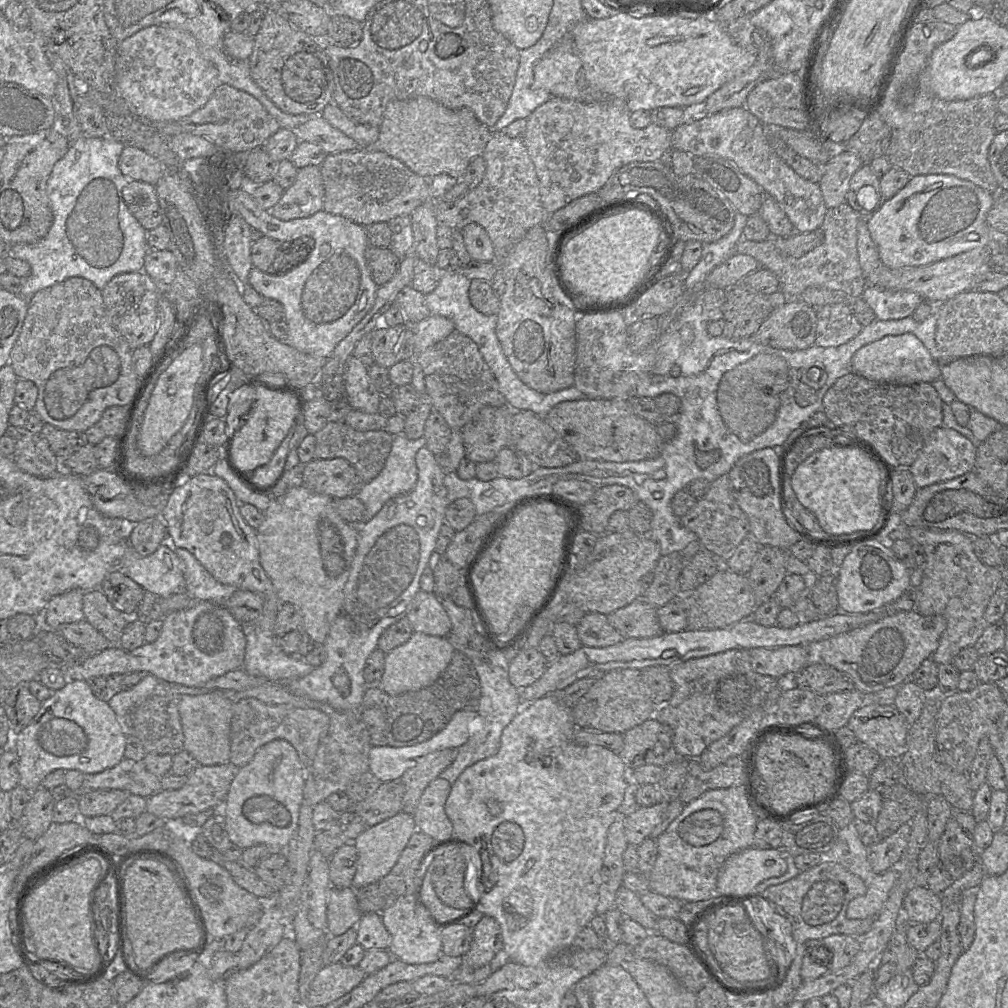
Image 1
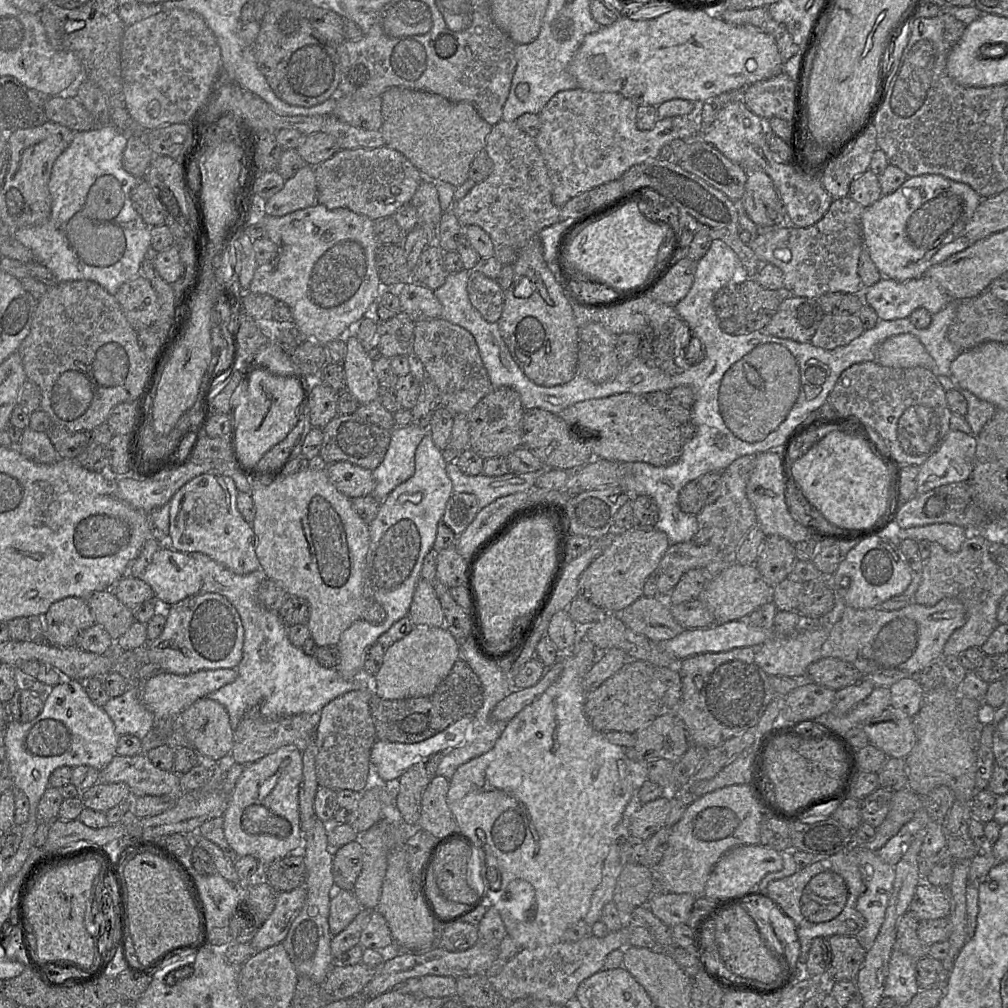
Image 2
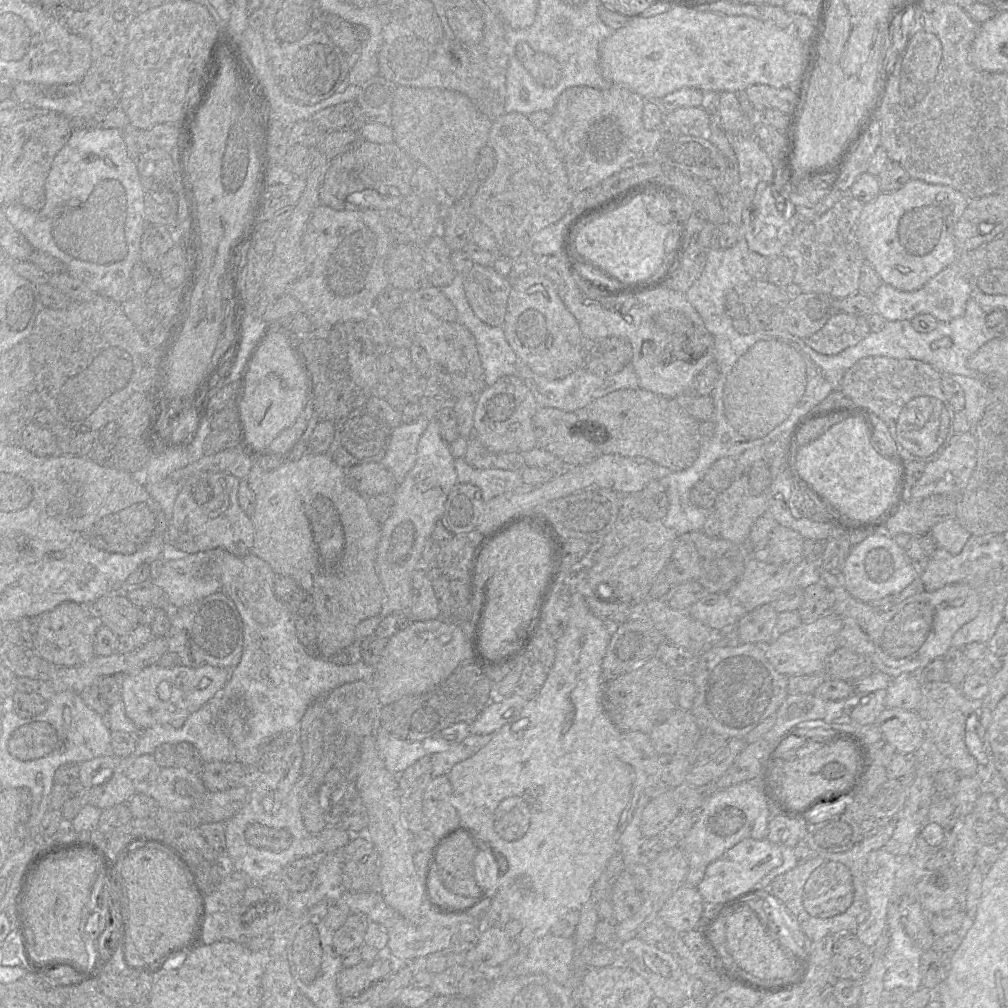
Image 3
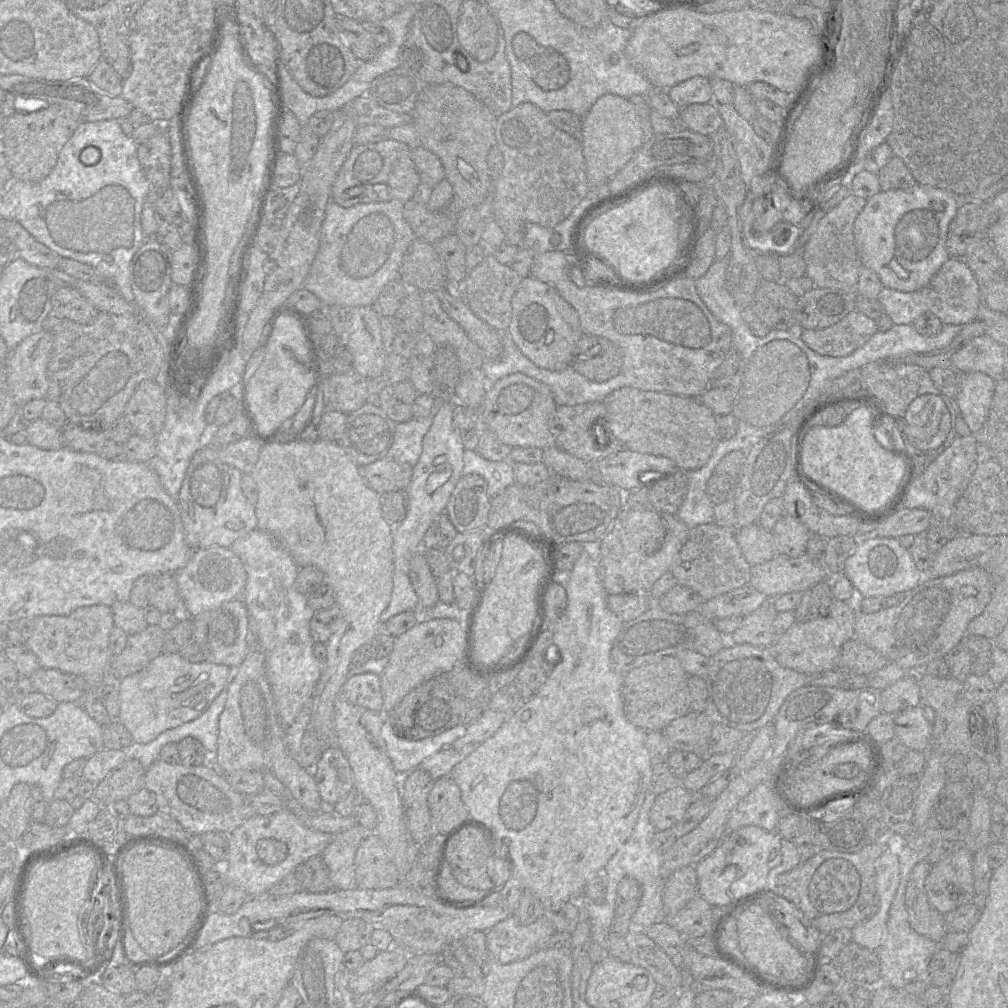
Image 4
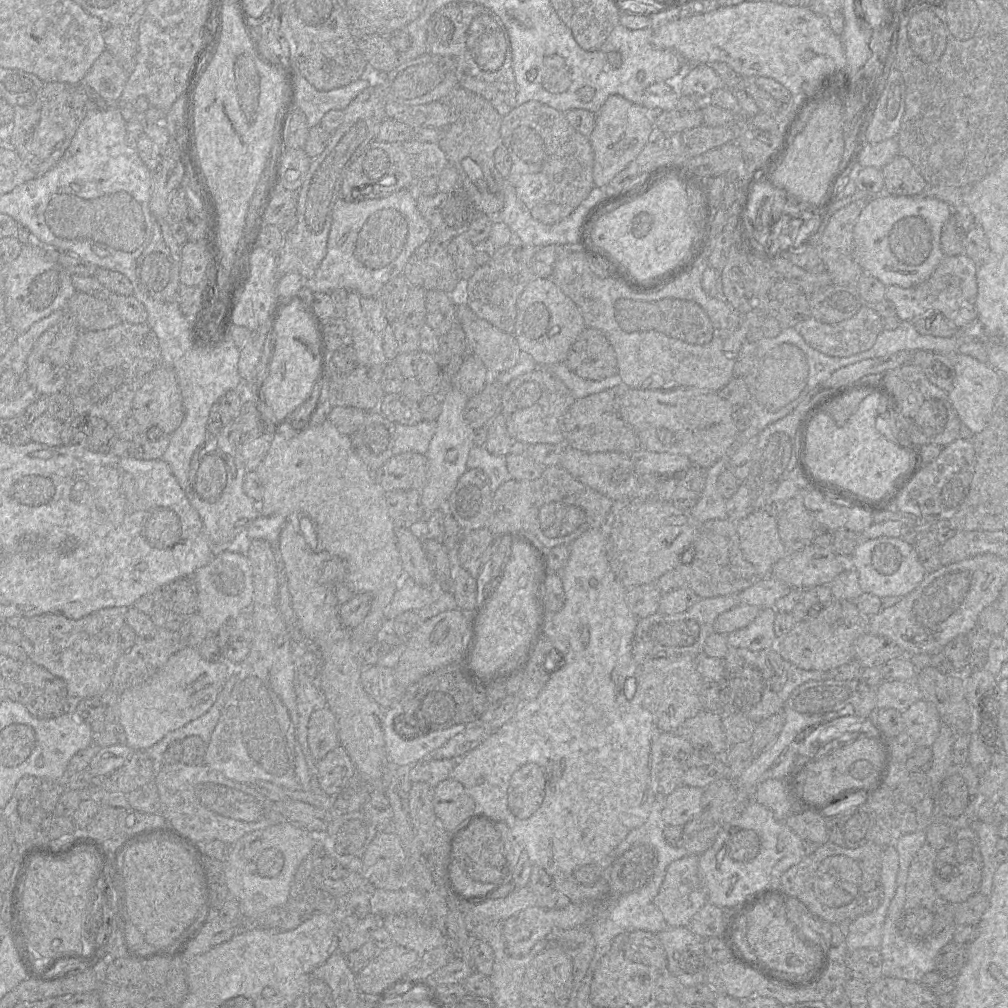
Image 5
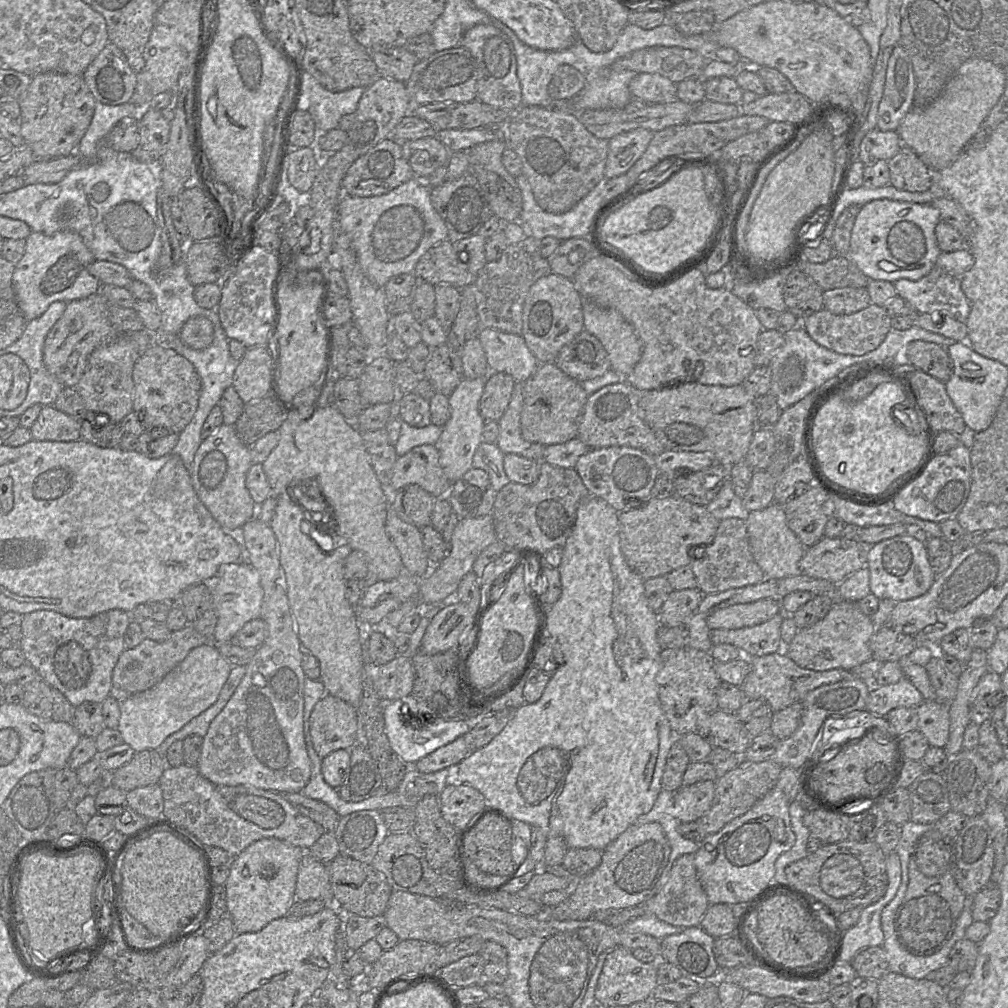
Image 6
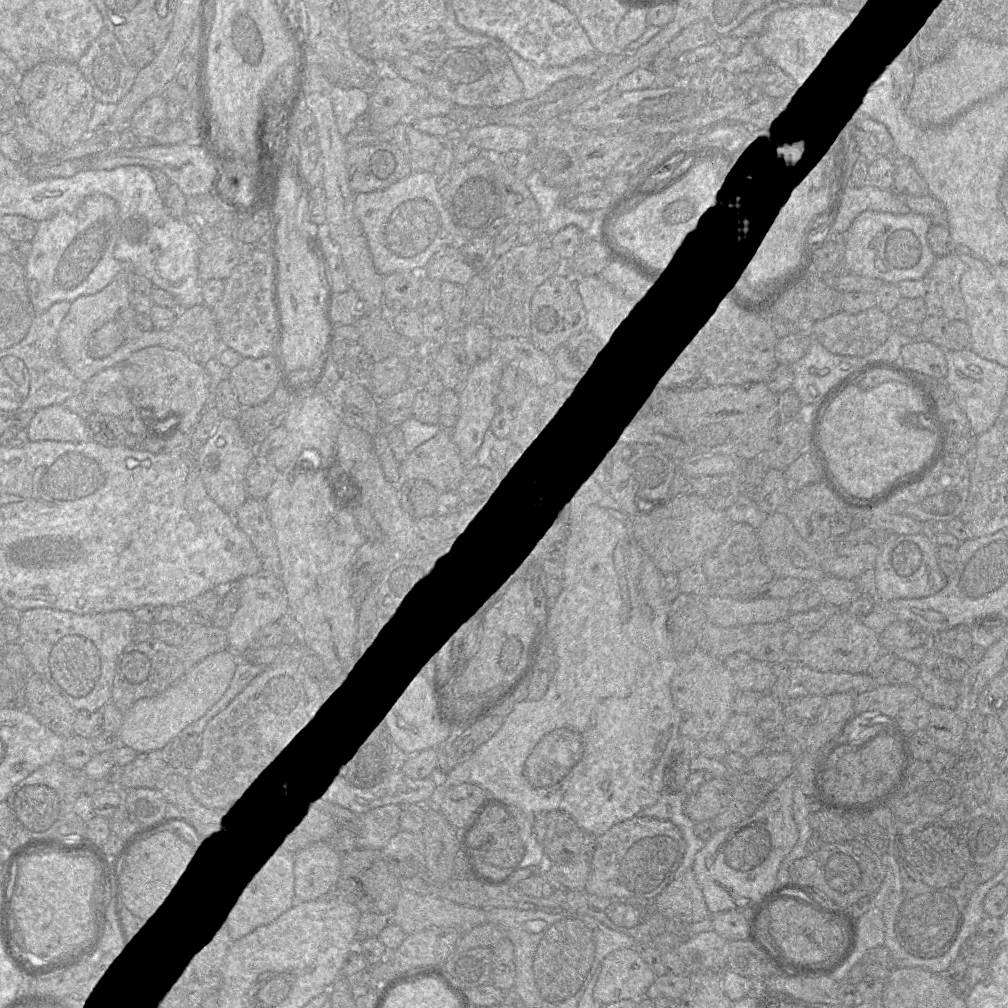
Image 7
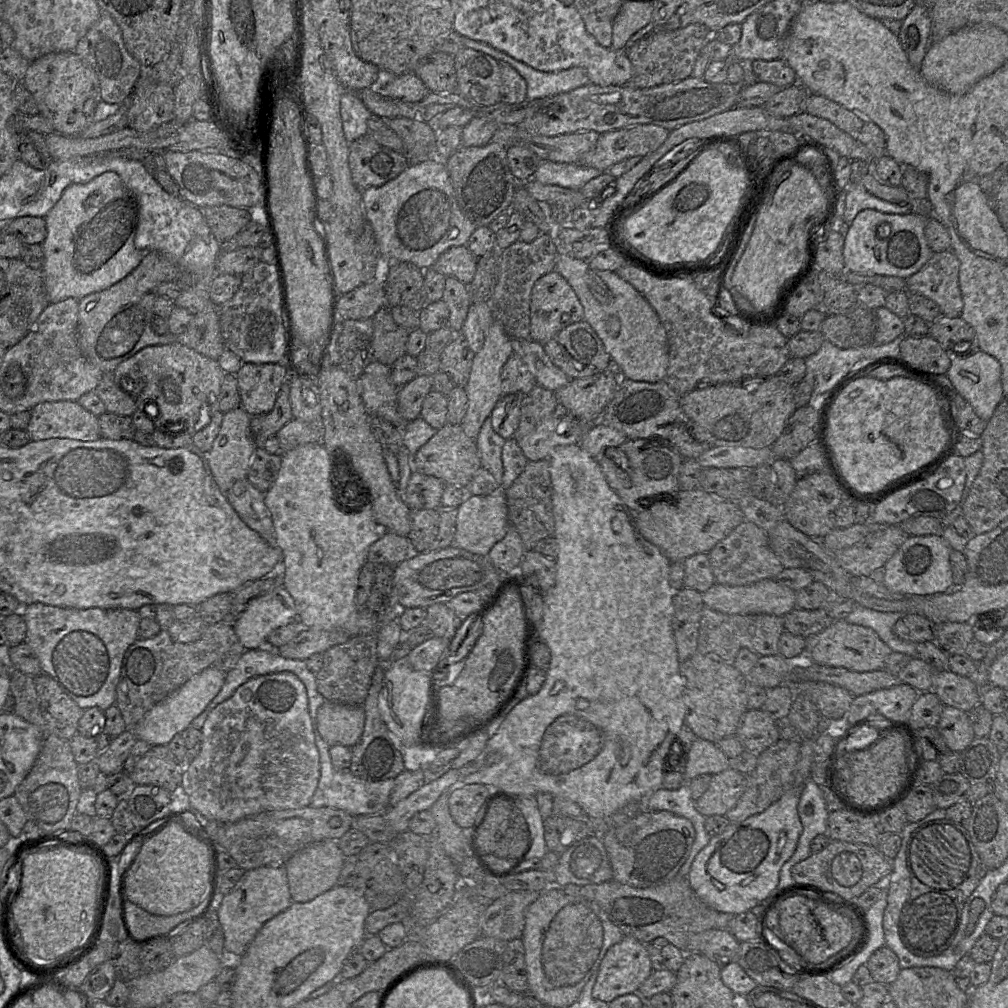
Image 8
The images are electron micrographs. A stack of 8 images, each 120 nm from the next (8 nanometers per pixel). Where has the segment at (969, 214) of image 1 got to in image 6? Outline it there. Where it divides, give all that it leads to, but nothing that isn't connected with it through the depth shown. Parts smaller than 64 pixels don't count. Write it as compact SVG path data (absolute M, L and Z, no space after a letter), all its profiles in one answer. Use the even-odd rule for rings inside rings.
M871 201L861 207L856 217L847 256L870 280L917 281L932 270L942 253L935 235L940 221L940 211L932 204Z

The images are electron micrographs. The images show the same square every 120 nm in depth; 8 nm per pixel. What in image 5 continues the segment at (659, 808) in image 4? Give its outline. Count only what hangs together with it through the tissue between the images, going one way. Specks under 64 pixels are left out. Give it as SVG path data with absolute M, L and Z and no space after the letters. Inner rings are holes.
M681 784L666 796L662 819L666 826L683 826L699 811L704 789Z

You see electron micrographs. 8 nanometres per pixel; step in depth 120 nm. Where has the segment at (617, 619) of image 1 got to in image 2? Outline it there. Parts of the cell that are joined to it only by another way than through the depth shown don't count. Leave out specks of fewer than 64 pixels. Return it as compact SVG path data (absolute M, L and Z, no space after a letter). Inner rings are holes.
M641 596L625 608L619 617L632 632L655 642L674 638L684 630L662 597Z

